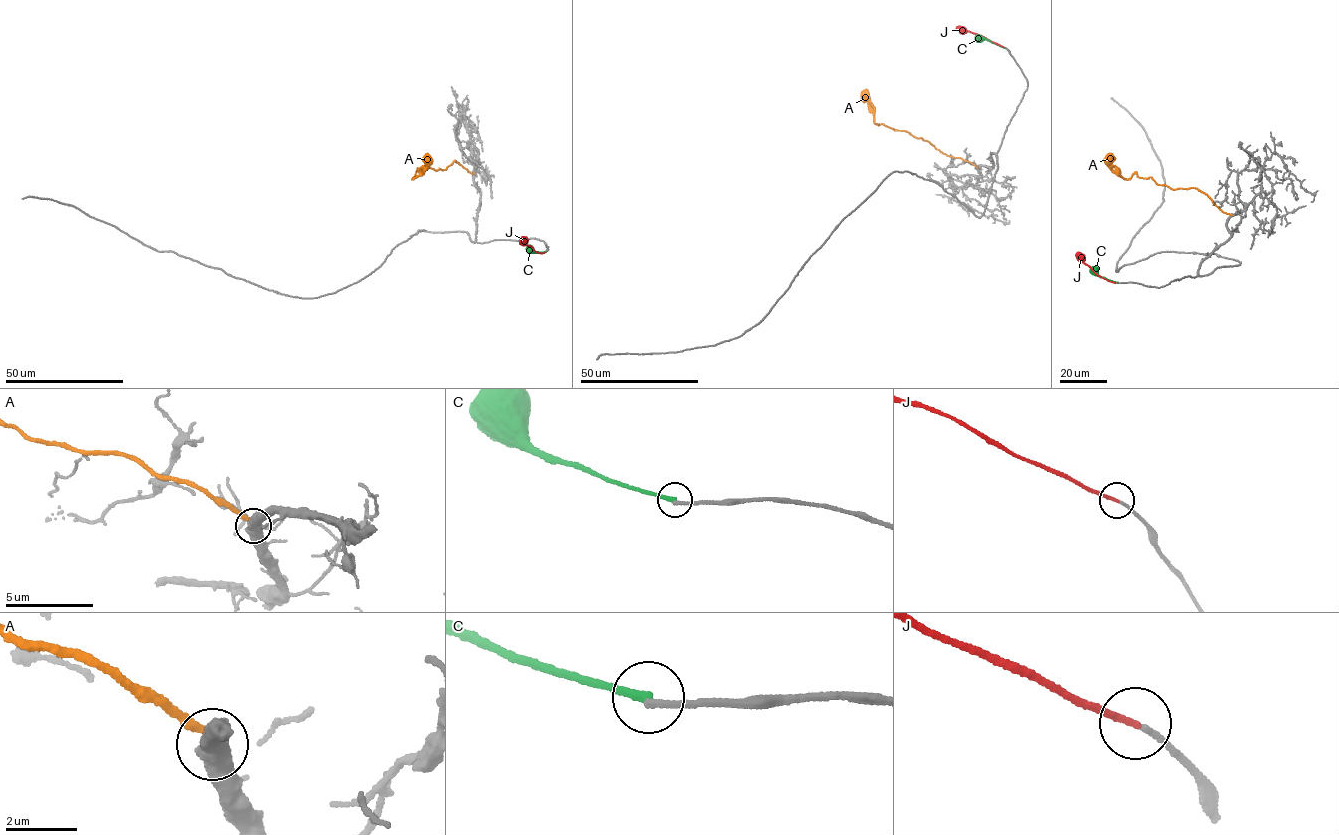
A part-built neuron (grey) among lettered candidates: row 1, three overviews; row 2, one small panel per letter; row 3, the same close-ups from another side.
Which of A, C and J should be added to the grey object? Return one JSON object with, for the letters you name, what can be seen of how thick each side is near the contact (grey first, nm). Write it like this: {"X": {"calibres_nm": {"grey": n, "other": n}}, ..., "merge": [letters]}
{"J": {"calibres_nm": {"grey": 160, "other": 190}}, "merge": ["J"]}

